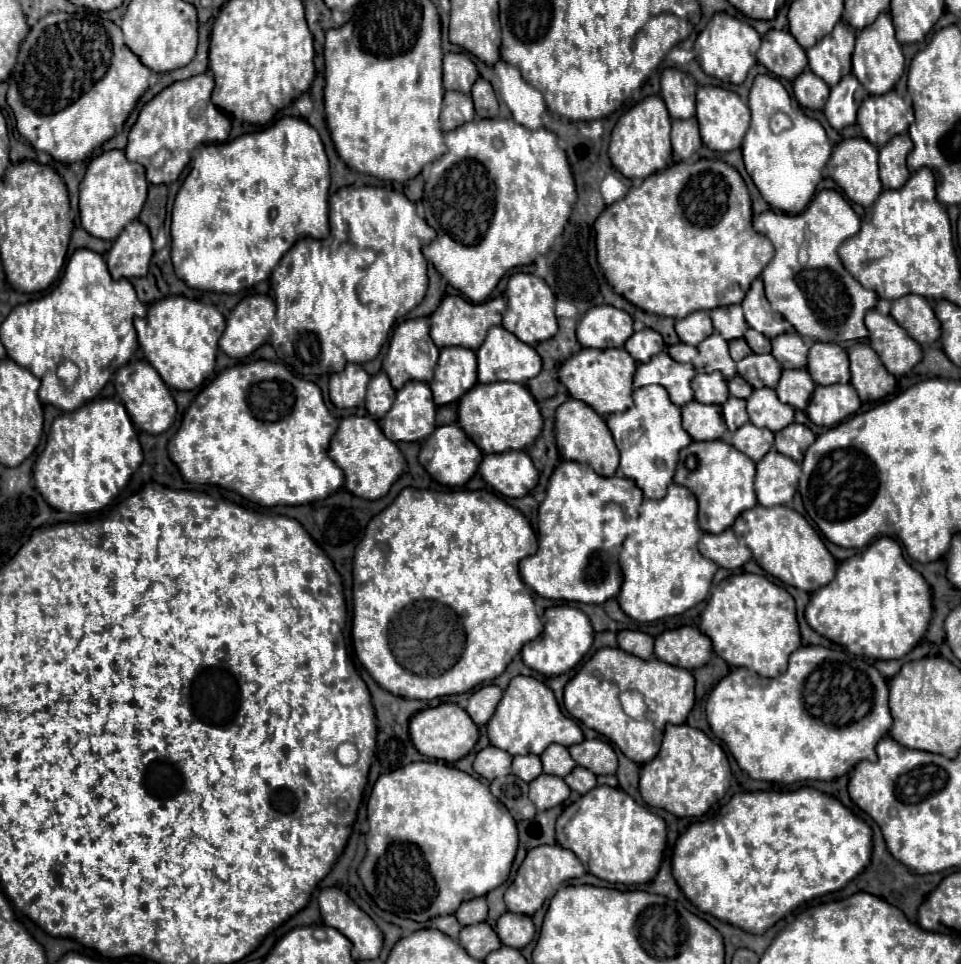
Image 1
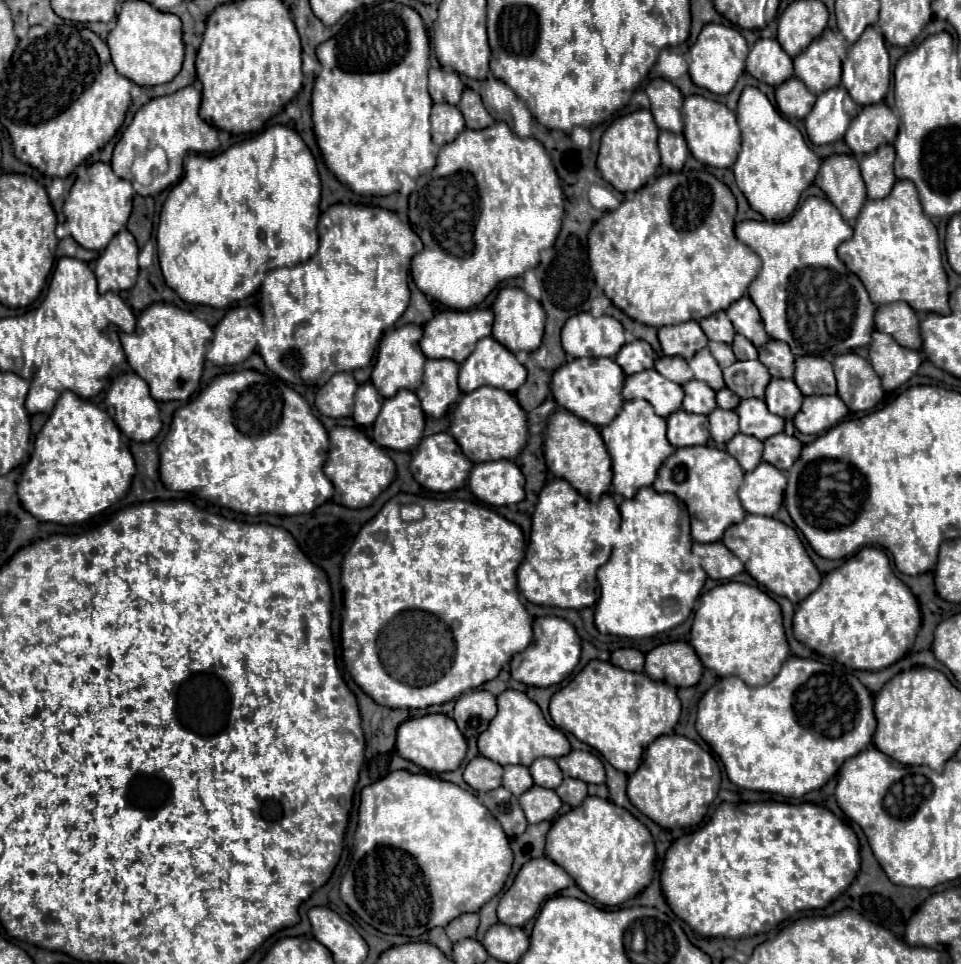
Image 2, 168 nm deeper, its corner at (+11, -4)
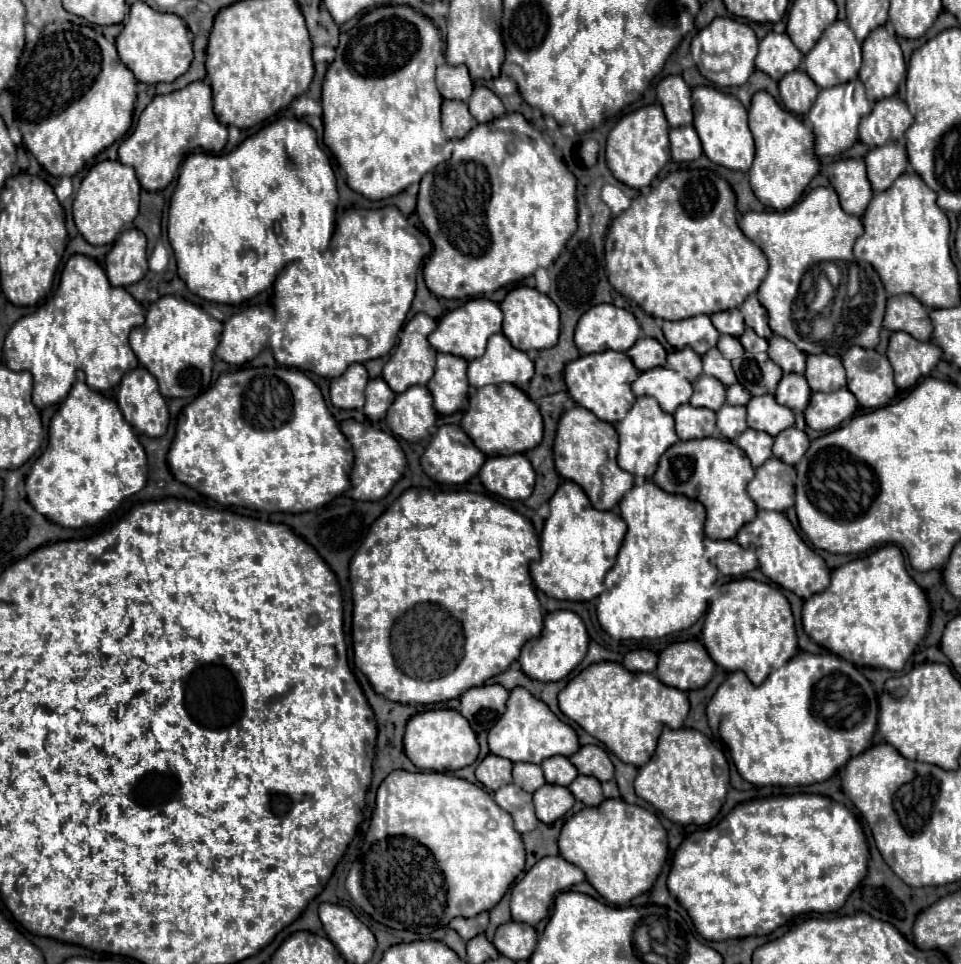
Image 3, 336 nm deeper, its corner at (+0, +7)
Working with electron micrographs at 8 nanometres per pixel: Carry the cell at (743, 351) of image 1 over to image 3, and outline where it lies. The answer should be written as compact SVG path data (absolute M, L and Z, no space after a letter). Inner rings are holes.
M721 335L721 337L719 337L717 347L719 347L719 351L723 353L723 357L727 357L727 359L741 357L741 355L743 355L743 351L745 351L737 337L727 337L727 335Z

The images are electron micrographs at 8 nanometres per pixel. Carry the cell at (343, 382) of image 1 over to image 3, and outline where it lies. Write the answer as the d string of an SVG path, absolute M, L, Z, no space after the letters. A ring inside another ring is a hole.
M361 363L349 365L341 377L331 381L331 403L339 409L363 409L369 375Z

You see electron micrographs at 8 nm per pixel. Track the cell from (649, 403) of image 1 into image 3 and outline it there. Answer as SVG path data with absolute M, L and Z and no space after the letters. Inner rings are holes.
M637 397L633 407L629 409L627 417L615 423L615 429L619 433L619 453L617 453L617 463L621 469L629 471L633 477L641 479L651 479L655 475L655 465L659 463L659 457L675 443L679 441L675 433L675 419L669 413L663 413L659 409L659 403L655 397Z

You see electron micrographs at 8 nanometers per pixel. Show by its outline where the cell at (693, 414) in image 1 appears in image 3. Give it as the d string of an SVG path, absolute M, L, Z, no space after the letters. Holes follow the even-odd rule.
M689 403L681 405L675 411L675 431L683 441L711 437L715 433L715 411L699 409Z

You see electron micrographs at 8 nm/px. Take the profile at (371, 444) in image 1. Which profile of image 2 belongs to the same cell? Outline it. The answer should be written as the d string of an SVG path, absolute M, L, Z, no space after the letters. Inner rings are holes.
M336 426L330 430L330 454L324 466L324 474L334 484L336 504L342 504L346 508L366 508L378 498L384 488L390 486L396 474L396 466L384 448L368 440L358 428Z

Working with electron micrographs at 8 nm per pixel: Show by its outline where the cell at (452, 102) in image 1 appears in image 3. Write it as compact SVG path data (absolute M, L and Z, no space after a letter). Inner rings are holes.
M445 99L441 105L441 121L443 121L443 131L449 139L465 137L475 127L475 119L471 117L465 101Z

